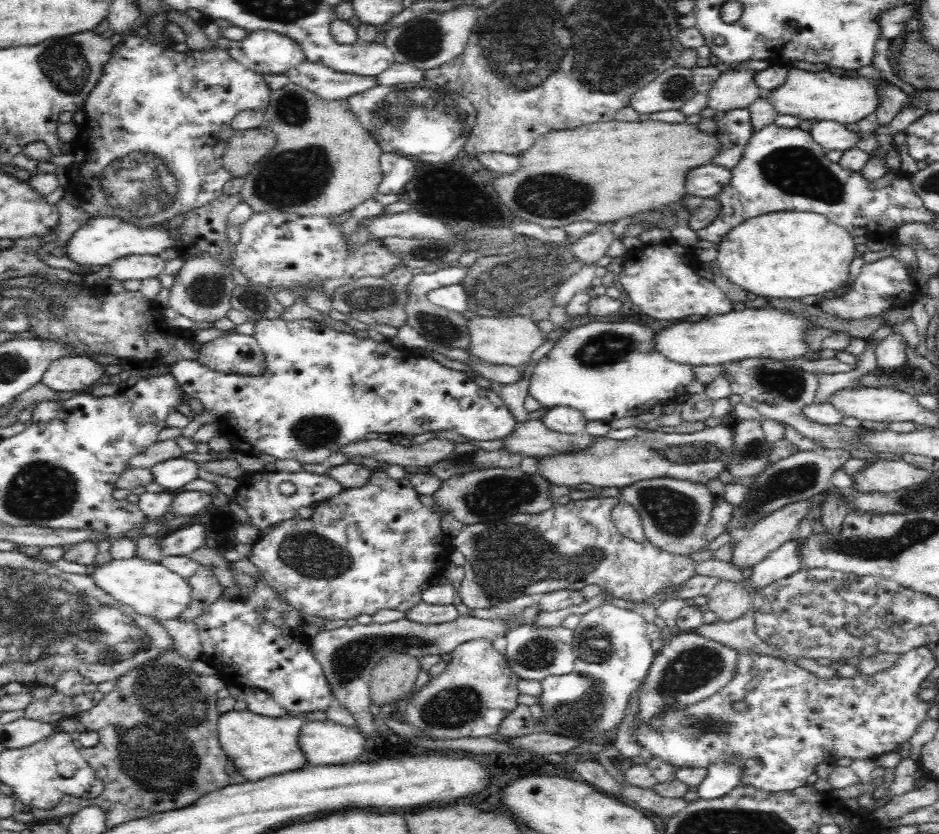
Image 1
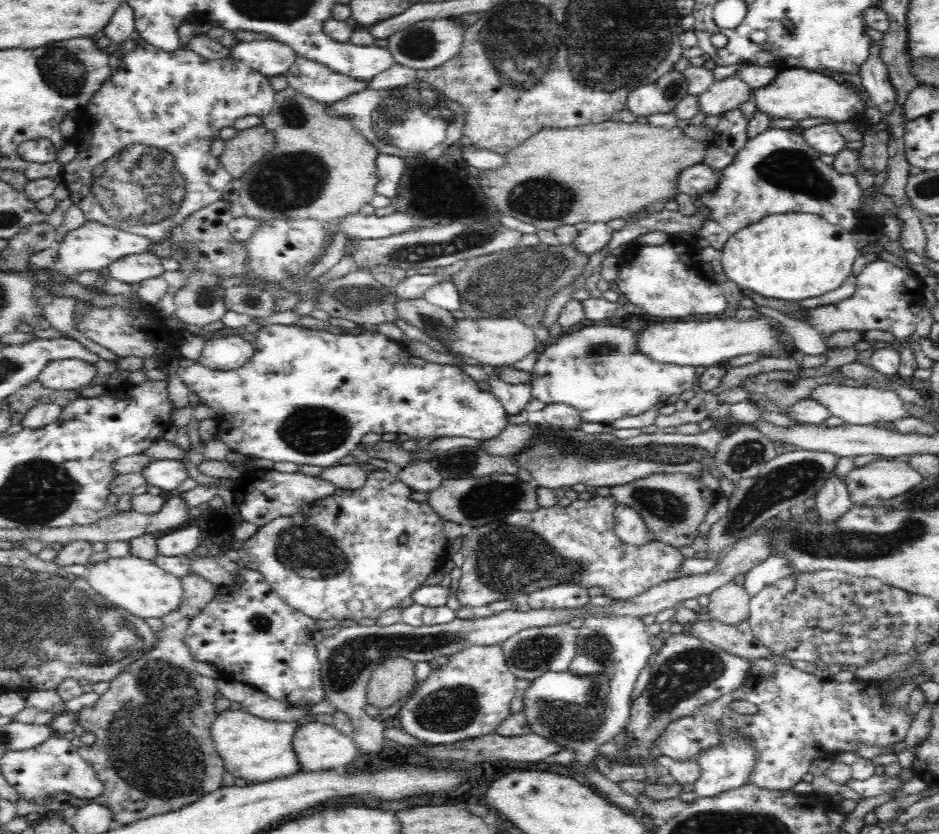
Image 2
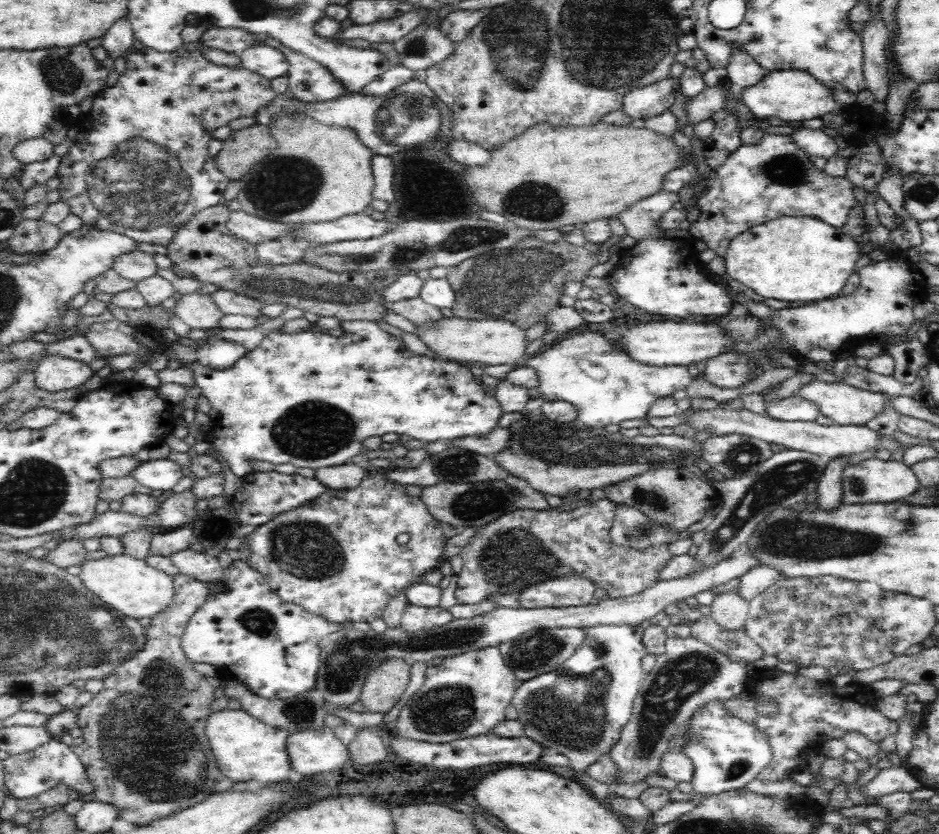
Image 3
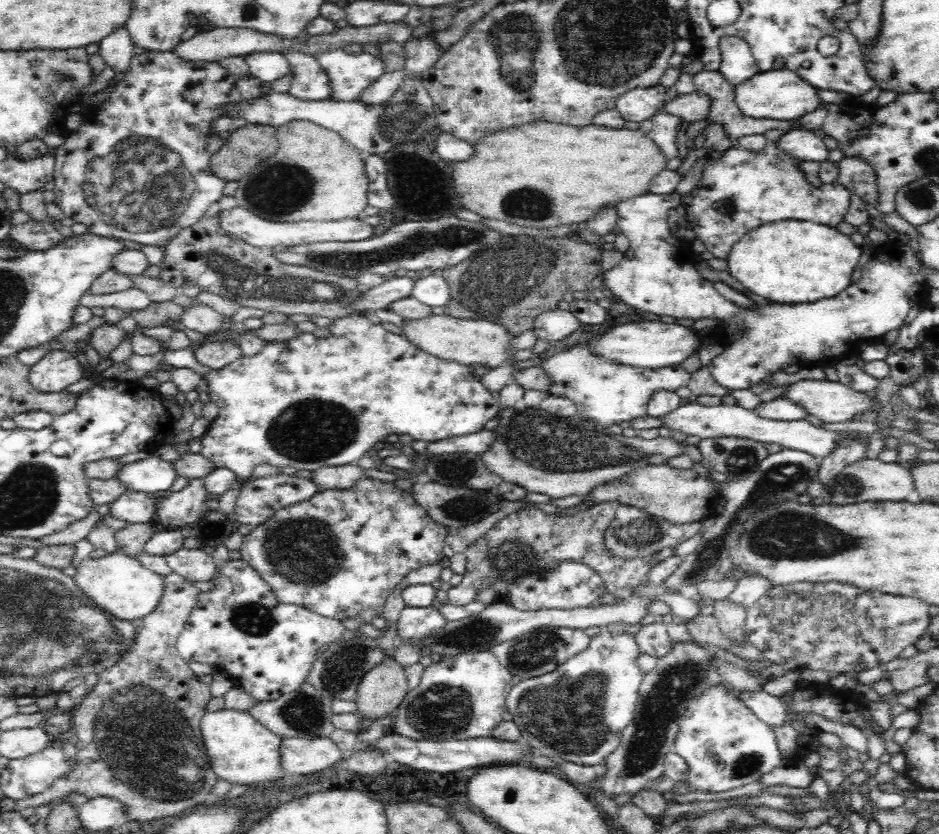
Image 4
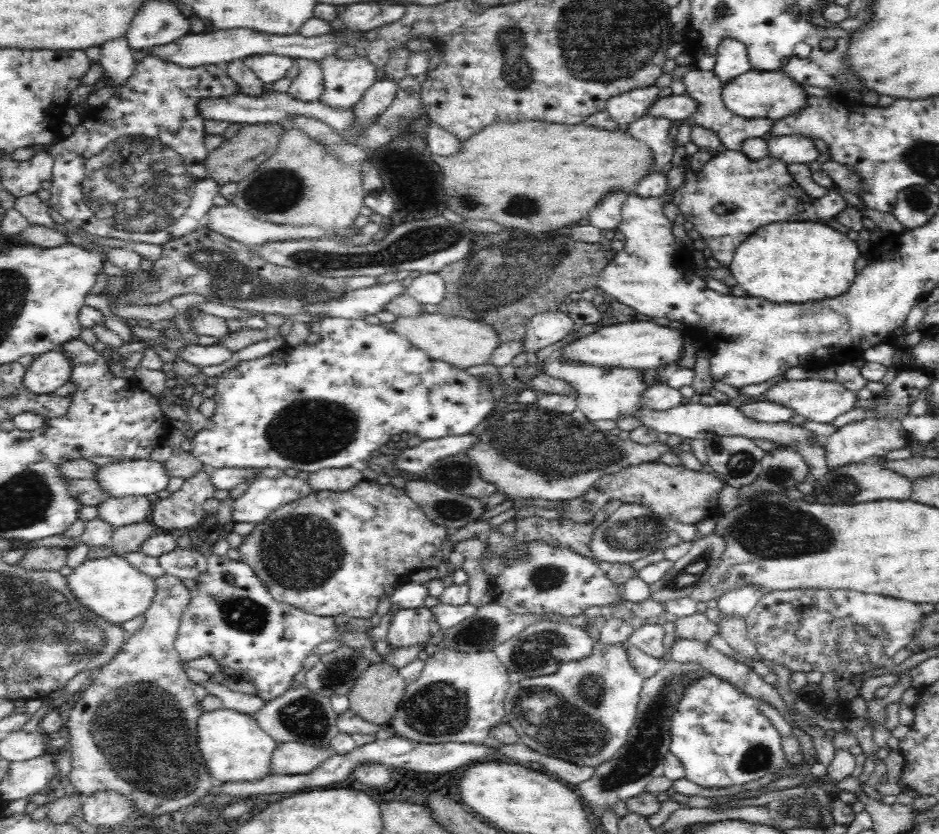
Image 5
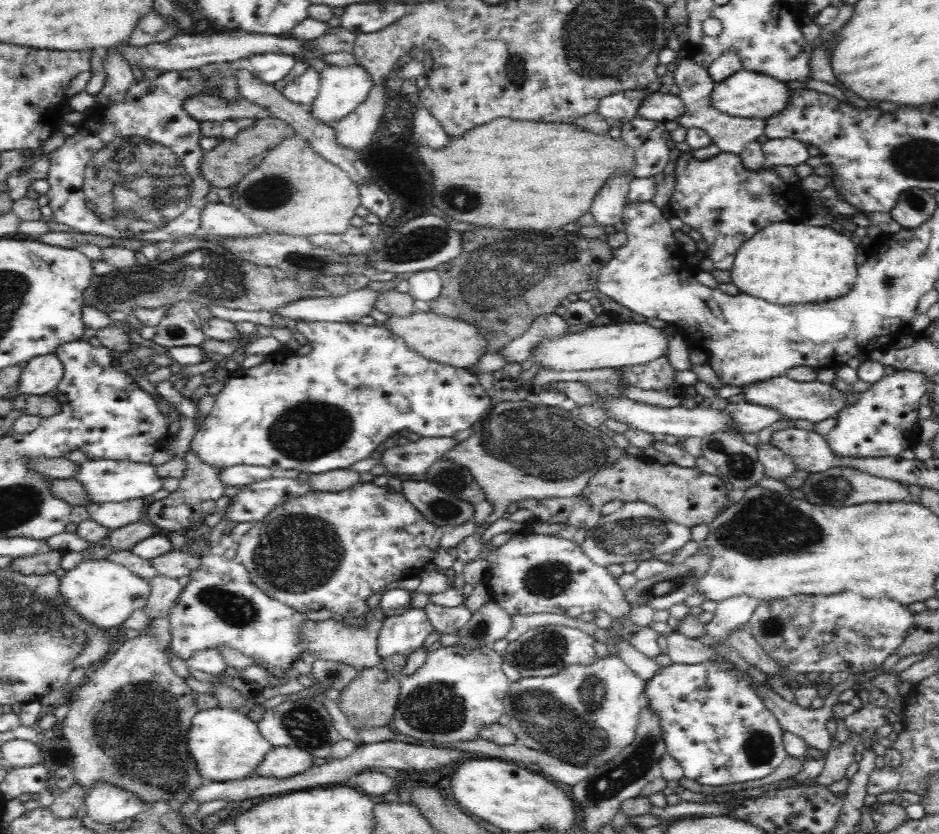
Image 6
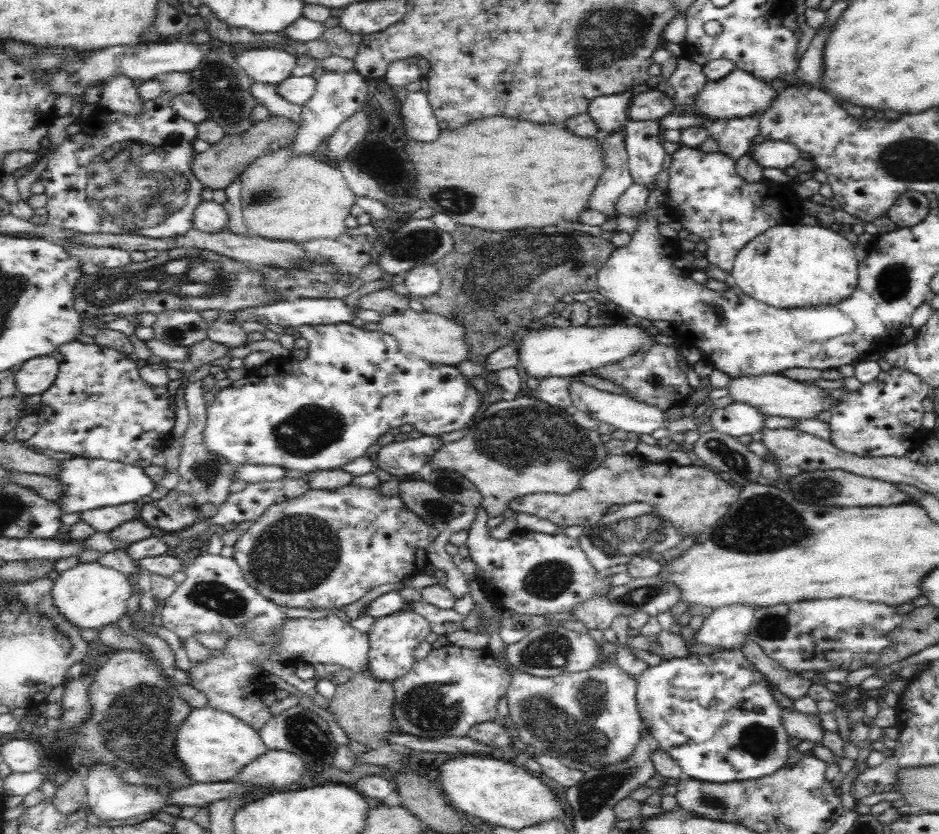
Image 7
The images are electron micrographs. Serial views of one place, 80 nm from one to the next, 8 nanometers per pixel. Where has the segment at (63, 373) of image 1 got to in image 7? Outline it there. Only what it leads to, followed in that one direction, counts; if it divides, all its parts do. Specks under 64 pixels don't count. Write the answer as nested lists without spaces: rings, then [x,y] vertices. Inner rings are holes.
[[[53,355],[27,360],[15,373],[14,385],[26,396],[42,394],[53,384],[58,374],[58,361]]]

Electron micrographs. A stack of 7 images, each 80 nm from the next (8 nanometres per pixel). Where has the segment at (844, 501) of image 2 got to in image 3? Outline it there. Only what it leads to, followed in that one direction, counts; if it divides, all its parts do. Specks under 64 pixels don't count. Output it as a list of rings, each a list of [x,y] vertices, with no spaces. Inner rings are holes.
[[[844,454],[838,458],[832,458],[824,466],[824,472],[820,474],[818,491],[818,508],[822,511],[832,511],[843,500],[841,476],[842,471],[850,464],[852,454]]]

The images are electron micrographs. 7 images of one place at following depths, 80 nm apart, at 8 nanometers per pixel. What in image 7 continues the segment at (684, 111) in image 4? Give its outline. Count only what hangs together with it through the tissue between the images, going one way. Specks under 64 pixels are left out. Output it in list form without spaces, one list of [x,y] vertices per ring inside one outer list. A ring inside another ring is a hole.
[[[650,89],[641,94],[634,94],[626,113],[628,113],[628,120],[630,121],[658,121],[665,115],[671,115],[674,108],[675,103],[668,98],[665,92]]]

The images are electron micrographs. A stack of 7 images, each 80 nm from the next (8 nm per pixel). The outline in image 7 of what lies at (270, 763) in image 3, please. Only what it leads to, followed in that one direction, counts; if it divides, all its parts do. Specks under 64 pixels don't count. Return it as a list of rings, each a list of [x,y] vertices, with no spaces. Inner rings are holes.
[[[196,708],[189,712],[181,726],[173,748],[194,783],[235,781],[238,771],[267,751],[259,733],[229,712]]]

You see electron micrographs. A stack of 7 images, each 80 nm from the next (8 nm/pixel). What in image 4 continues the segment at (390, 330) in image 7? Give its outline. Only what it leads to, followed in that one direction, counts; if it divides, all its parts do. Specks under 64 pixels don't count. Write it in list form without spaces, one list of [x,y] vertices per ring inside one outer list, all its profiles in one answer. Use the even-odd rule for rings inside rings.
[[[431,314],[418,320],[404,319],[402,326],[396,331],[424,352],[442,360],[456,361],[467,367],[485,365],[489,368],[496,368],[502,362],[513,361],[512,357],[506,359],[508,358],[506,346],[510,342],[510,335],[502,325],[493,321],[454,318],[446,314]]]

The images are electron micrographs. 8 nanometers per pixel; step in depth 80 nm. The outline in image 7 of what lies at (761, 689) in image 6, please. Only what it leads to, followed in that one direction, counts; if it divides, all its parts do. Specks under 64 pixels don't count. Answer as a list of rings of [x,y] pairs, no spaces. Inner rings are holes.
[[[782,711],[783,727],[792,739],[807,741],[811,745],[821,744],[823,728],[820,727],[820,715],[806,716],[802,713]]]

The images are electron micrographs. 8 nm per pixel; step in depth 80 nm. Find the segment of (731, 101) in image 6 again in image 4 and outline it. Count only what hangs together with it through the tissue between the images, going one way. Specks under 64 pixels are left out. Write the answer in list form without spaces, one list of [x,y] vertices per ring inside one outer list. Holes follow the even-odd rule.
[[[787,69],[760,72],[733,87],[734,103],[742,115],[752,118],[792,121],[816,111],[822,104],[814,86]]]

